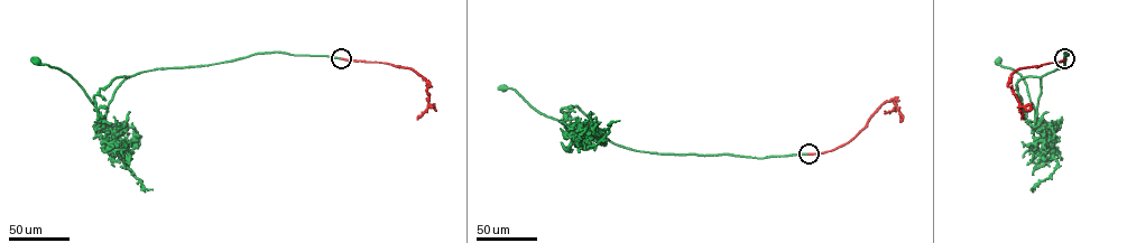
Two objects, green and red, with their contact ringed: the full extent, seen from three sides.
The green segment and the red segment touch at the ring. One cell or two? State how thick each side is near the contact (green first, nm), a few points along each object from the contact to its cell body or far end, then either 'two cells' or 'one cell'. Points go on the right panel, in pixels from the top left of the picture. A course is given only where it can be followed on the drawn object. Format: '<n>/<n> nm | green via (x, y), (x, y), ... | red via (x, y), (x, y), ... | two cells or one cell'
200/300 nm | green via (1064, 58), (1062, 67), (1041, 77), (1035, 121), (1024, 78), (997, 62) | red via (1064, 58), (1018, 68), (1012, 75), (1007, 85), (1018, 102), (1021, 119) | one cell

